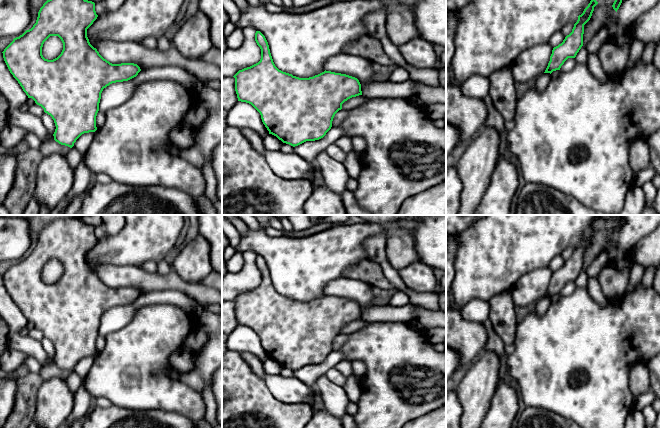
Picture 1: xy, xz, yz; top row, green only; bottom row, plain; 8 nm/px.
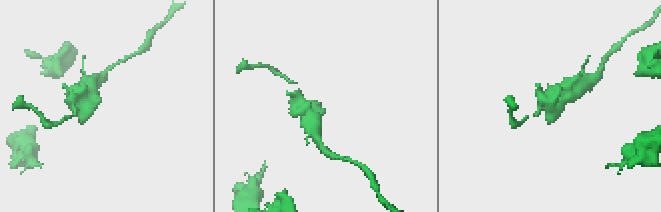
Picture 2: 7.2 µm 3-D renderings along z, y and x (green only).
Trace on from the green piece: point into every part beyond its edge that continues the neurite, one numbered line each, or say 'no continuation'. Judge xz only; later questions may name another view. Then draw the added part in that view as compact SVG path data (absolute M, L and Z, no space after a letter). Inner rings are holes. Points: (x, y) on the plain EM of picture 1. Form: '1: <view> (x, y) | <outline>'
no continuation

